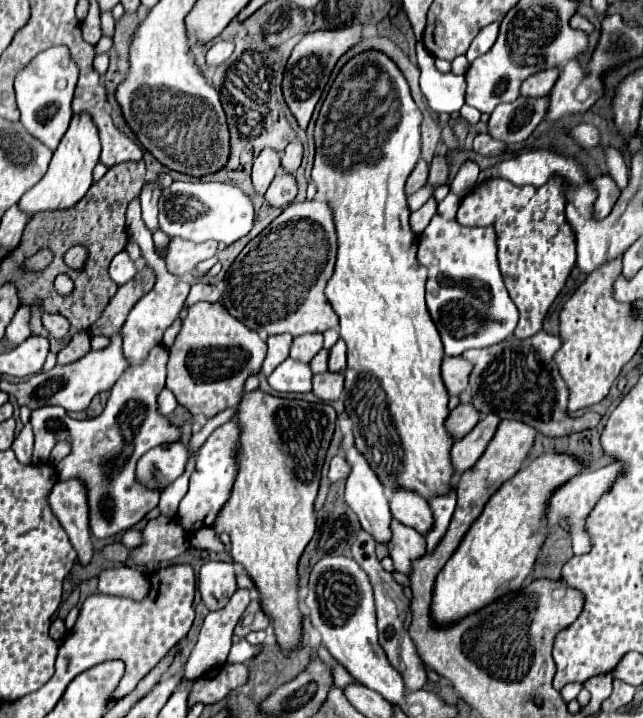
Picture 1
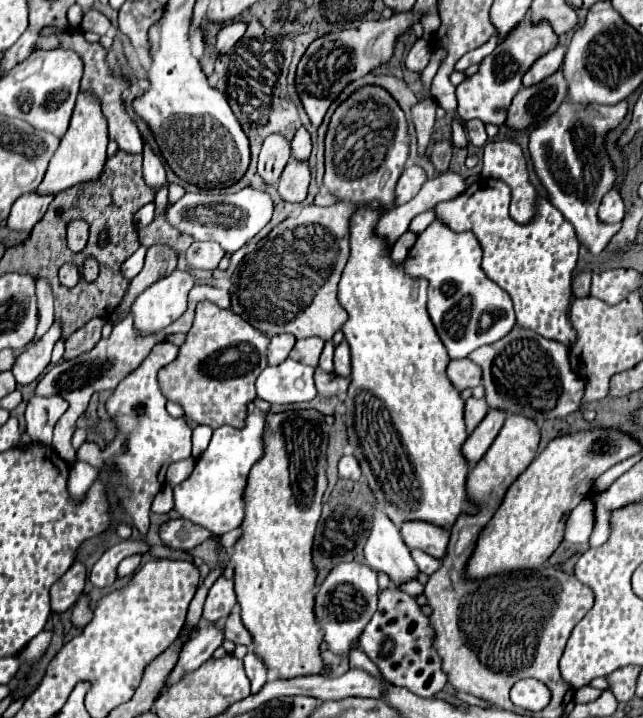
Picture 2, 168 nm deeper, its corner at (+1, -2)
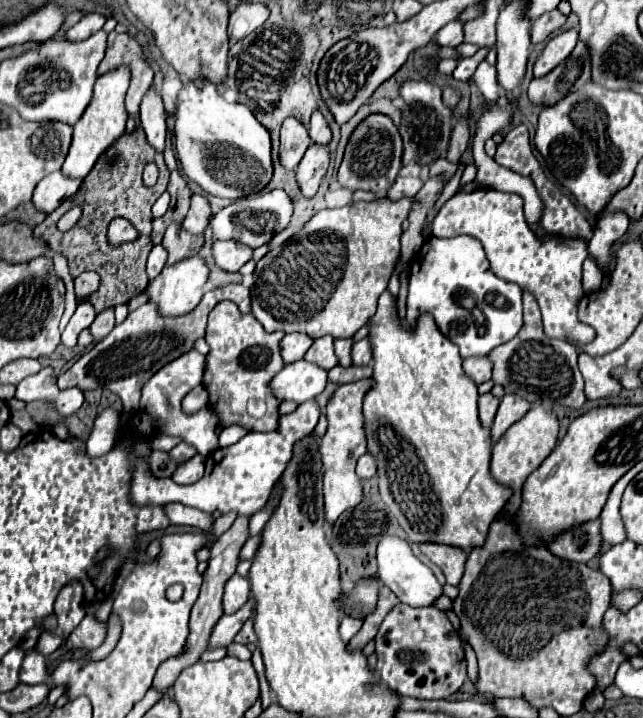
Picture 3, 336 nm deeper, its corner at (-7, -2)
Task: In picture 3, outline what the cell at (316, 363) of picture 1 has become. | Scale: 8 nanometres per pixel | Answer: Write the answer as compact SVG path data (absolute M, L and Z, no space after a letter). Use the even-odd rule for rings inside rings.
M338 338L334 342L334 348L336 348L336 356L340 360L340 366L350 366L352 364L352 356L350 356L350 350L352 350L352 344L354 340L352 338Z

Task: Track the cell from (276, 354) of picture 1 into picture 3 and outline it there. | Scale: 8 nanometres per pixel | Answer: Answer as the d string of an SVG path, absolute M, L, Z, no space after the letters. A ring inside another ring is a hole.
M294 332L294 334L286 334L282 338L282 358L286 364L290 362L296 362L296 360L302 360L304 354L308 352L308 348L312 346L312 338L306 336L306 334L300 334L300 332Z

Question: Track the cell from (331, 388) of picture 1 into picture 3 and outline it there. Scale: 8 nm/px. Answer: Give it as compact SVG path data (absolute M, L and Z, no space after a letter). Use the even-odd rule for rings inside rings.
M334 366L330 372L328 372L328 380L334 382L334 384L348 384L348 382L356 382L356 380L362 380L362 378L370 378L372 376L372 366L350 366L350 368L344 368L344 366Z

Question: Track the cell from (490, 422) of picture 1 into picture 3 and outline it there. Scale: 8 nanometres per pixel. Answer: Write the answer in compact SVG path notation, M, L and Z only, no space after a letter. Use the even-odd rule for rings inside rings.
M506 394L500 402L500 408L498 408L498 414L496 414L496 420L492 424L492 440L496 442L514 422L518 422L526 412L530 410L530 404L528 400L524 400L522 396L516 396L516 394Z

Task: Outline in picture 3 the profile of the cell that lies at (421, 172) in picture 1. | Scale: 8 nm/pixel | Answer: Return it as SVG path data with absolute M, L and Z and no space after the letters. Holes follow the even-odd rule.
M398 176L396 182L388 190L390 200L400 200L400 198L412 198L418 190L422 188L422 182L412 176Z

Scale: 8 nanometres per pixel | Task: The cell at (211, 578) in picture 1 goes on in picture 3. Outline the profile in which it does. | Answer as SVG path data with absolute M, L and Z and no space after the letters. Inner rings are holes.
M234 574L226 582L226 590L224 590L224 614L234 614L238 608L242 608L246 604L248 596L250 596L248 578L242 578L240 574Z

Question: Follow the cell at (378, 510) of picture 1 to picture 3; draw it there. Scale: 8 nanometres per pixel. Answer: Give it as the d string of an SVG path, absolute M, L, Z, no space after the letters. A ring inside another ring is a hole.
M388 536L380 540L378 544L378 578L382 586L388 586L400 602L420 608L420 606L432 606L442 596L442 586L432 574L428 566L424 566L410 550L410 544L398 536Z

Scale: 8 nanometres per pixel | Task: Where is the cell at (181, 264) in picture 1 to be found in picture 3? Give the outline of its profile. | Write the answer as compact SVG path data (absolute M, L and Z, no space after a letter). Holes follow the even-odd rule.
M234 240L214 242L214 260L226 272L238 272L248 260L252 260L252 252L252 248Z

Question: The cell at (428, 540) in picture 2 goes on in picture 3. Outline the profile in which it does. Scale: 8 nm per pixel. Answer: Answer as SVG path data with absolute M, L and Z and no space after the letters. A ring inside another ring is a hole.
M420 544L420 550L444 572L446 582L450 586L460 584L460 578L464 574L464 564L468 560L468 554L464 554L464 550L442 544Z

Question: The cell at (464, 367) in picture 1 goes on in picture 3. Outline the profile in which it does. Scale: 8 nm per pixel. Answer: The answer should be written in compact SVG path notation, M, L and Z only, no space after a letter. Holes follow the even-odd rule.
M470 356L464 360L464 372L476 382L488 382L492 378L492 362L488 356Z

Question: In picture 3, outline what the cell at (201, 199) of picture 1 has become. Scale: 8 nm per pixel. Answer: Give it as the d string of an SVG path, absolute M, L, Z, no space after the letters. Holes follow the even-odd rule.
M272 190L272 192L260 192L246 198L240 198L220 210L216 216L210 218L210 226L214 228L214 236L218 240L236 240L250 248L258 248L262 244L268 244L278 232L282 232L292 218L292 200L284 190Z

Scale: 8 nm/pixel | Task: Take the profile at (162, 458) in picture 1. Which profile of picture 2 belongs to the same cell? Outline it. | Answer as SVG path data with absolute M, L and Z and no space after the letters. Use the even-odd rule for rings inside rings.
M186 458L186 460L180 460L180 462L174 462L174 464L170 464L170 468L168 468L168 474L166 474L166 484L168 486L176 486L176 484L180 484L182 480L186 480L188 476L190 476L190 472L194 470L194 458Z

